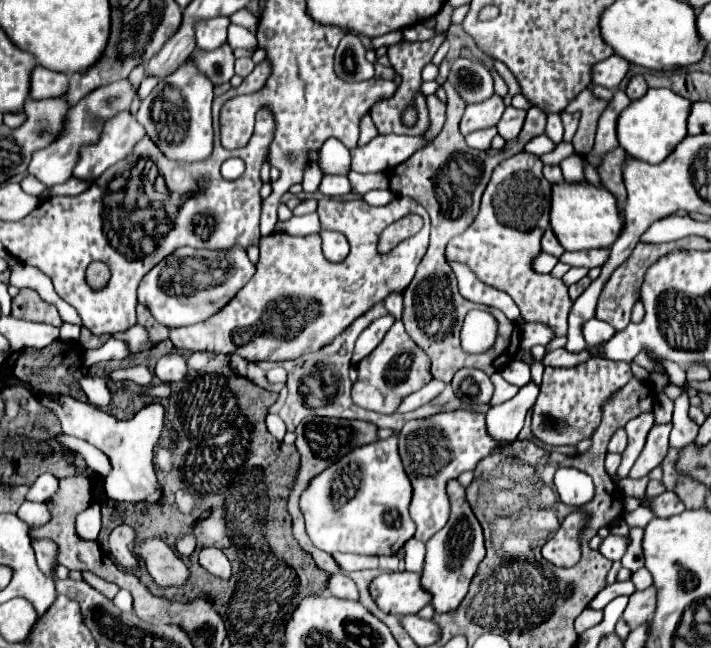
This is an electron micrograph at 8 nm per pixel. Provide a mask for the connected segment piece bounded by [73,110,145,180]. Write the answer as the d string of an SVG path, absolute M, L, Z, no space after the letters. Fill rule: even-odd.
M125 110L103 124L103 132L97 144L79 148L79 160L73 168L73 176L81 180L99 178L117 160L123 160L135 142L145 136L145 128L135 120L135 116Z

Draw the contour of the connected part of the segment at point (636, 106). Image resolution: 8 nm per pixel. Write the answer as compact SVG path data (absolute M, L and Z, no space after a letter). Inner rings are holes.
M649 88L645 96L631 102L617 118L619 146L629 154L649 164L659 164L675 150L679 140L687 136L687 112L691 102L671 92L669 88ZM621 132L621 134L619 134Z

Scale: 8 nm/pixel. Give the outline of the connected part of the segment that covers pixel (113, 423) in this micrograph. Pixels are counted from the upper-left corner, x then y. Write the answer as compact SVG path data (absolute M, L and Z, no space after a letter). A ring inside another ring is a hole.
M59 394L43 396L41 404L45 404L51 412L57 414L57 418L61 420L63 434L81 438L97 446L101 452L109 456L111 474L105 478L105 492L111 500L155 502L161 498L161 490L159 490L159 484L155 478L155 466L153 466L153 448L163 428L163 406L161 404L145 406L131 420L117 420L115 416L103 412L101 408L89 402L73 400L71 396L59 396Z

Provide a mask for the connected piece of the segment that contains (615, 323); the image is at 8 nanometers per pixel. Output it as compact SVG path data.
M639 242L635 246L635 250L631 252L631 256L605 282L605 286L601 290L601 296L599 296L599 302L597 302L597 314L595 314L595 318L611 324L615 330L627 328L627 324L631 320L633 304L641 296L641 284L643 284L643 276L645 276L647 268L651 264L655 264L661 256L665 256L665 254L669 254L673 250L679 250L679 248L685 248L685 246L677 244L677 242L669 242L669 244L643 244L643 242Z

